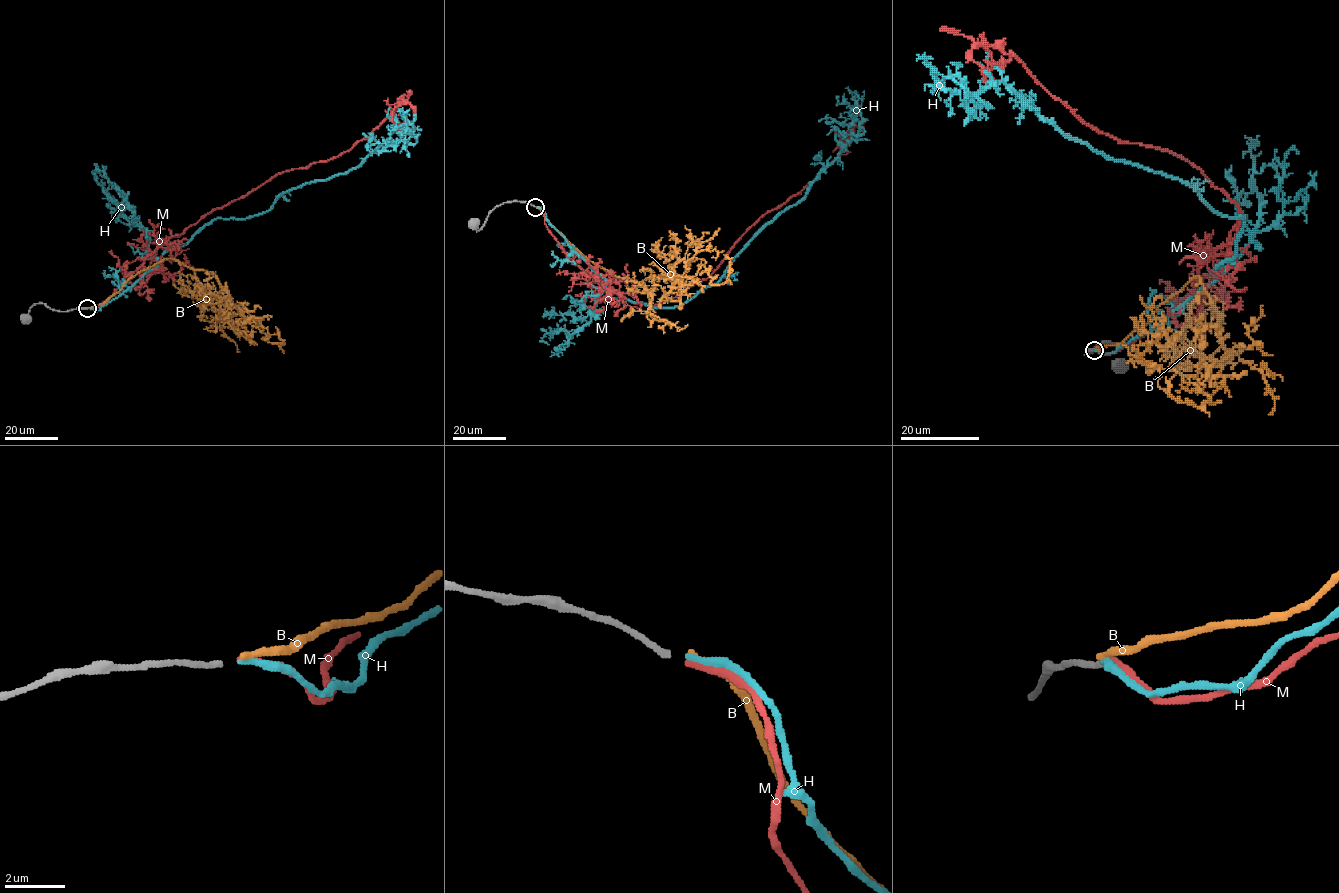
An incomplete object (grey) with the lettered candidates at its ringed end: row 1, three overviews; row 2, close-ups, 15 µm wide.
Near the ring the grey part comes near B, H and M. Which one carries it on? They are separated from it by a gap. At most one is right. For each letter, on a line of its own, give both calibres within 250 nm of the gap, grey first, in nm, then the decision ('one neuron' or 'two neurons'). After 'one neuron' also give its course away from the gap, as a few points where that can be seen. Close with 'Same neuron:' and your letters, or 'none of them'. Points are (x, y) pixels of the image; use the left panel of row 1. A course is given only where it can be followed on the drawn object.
B: calibres 190 and 240 nm; two neurons
H: calibres 190 and 200 nm; two neurons
M: calibres 190 and 200 nm; one neuron; course (89, 308), (97, 310), (162, 242), (216, 209), (282, 172), (338, 157), (401, 103), (391, 114), (406, 121)
Same neuron: M

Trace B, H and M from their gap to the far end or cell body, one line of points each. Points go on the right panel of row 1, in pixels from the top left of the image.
B: (1095, 349), (1120, 343), (1198, 276), (1196, 345), (1175, 350), (1172, 367), (1209, 401), (1175, 400), (1166, 377)
H: (1095, 349), (1113, 353), (1209, 284), (1234, 255), (1243, 217), (1067, 137), (1004, 81), (944, 89), (917, 54)
M: (1096, 349), (1163, 321), (1240, 210), (1180, 156), (1089, 126), (992, 46), (990, 72)

